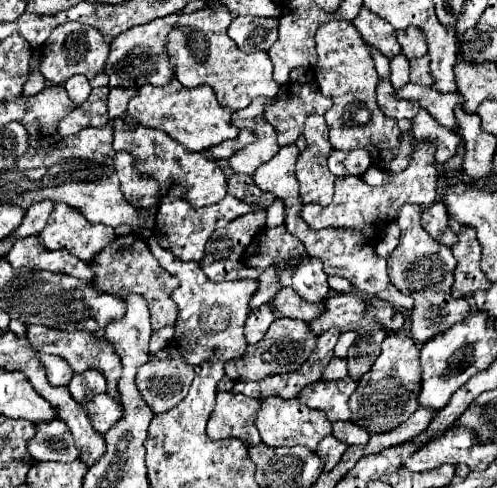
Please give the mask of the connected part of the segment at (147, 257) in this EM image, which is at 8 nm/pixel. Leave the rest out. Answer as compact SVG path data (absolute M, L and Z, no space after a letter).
M119 235L103 253L97 253L89 265L95 269L95 279L91 285L103 293L111 293L113 297L125 297L127 293L139 293L151 313L151 327L159 331L165 325L175 325L175 303L171 303L171 291L177 287L177 277L167 273L153 257L147 247L147 241L139 235Z

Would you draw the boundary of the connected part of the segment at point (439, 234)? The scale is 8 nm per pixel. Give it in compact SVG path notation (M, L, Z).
M435 201L433 205L429 205L429 207L423 209L421 225L423 225L423 229L435 241L439 241L439 243L443 243L447 247L453 247L455 245L457 235L449 227L449 215L447 215L447 209L445 209L445 205L441 201Z

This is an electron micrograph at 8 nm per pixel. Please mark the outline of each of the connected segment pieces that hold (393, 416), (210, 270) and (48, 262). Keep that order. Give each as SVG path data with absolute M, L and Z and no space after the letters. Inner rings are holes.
M389 333L381 343L381 353L373 367L357 383L355 395L349 399L351 421L367 433L387 433L399 427L415 409L419 407L421 389L421 369L419 369L419 349L415 341L405 333Z
M245 215L231 221L227 227L215 231L207 243L205 257L199 261L201 269L211 281L235 281L235 279L257 279L259 271L239 267L245 247L251 243L255 233L265 227L265 215Z
M23 237L15 241L9 253L3 255L3 259L7 259L7 263L15 269L27 267L31 271L53 271L73 275L79 279L93 277L93 271L87 267L85 261L67 253L67 249L43 249L43 245L39 245L39 237Z

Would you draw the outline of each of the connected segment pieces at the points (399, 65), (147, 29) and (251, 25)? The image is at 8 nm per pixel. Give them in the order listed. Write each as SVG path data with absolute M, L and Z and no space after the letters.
M399 53L399 55L395 55L395 57L391 57L391 85L393 87L401 87L401 85L405 85L407 81L409 81L409 59L403 55L403 53Z
M177 13L149 21L147 25L137 25L135 29L115 37L111 41L109 59L105 65L105 73L109 75L109 87L141 87L145 83L167 85L173 79L173 69L167 63L165 37L175 23L177 23Z
M235 17L229 25L229 35L241 51L251 53L255 49L255 37L265 37L267 25L279 25L277 17Z

